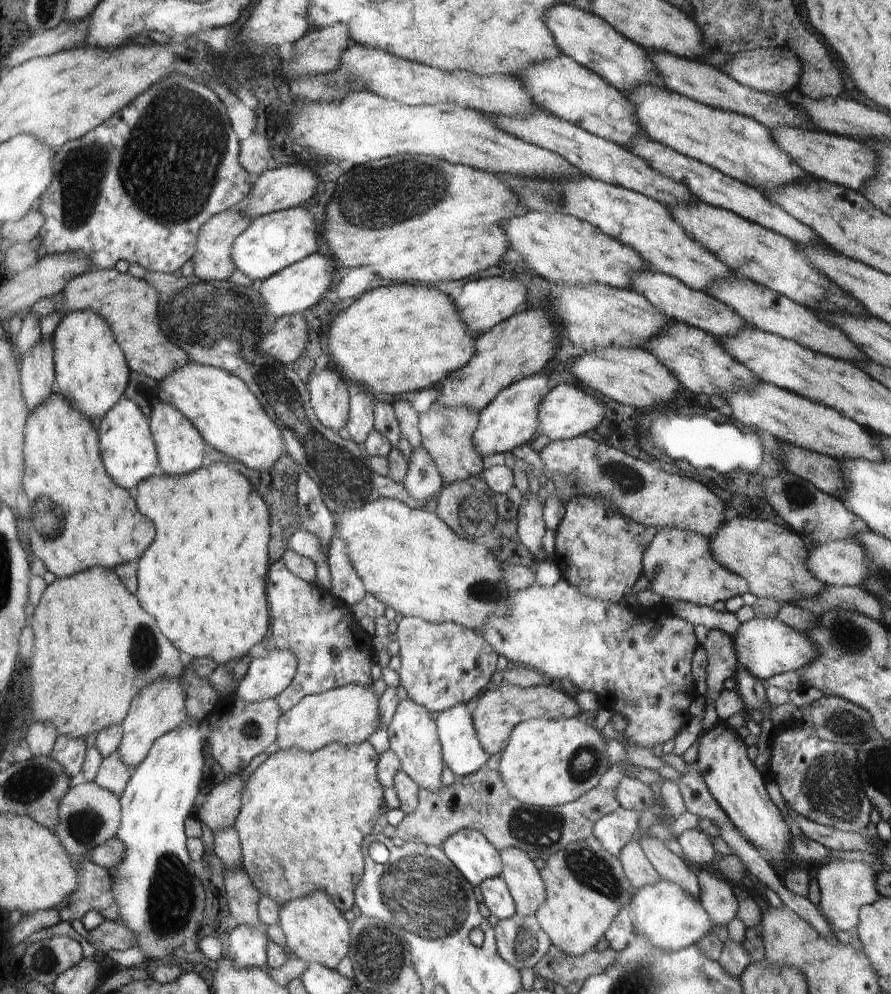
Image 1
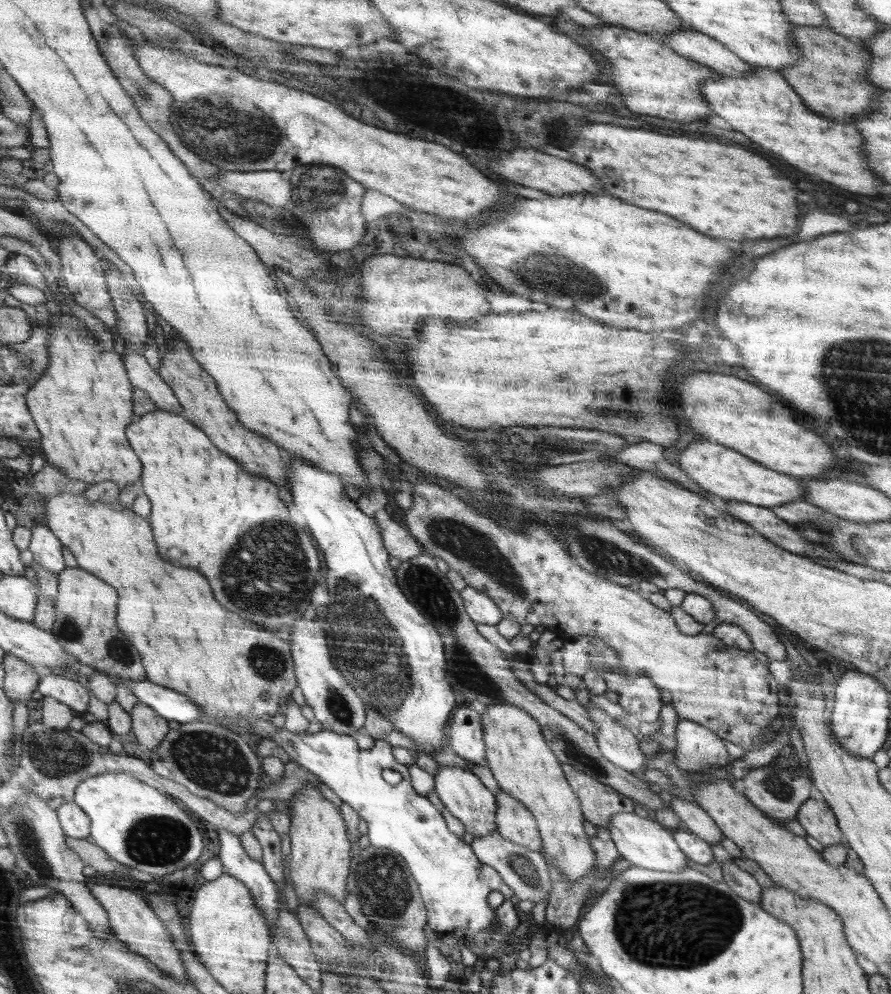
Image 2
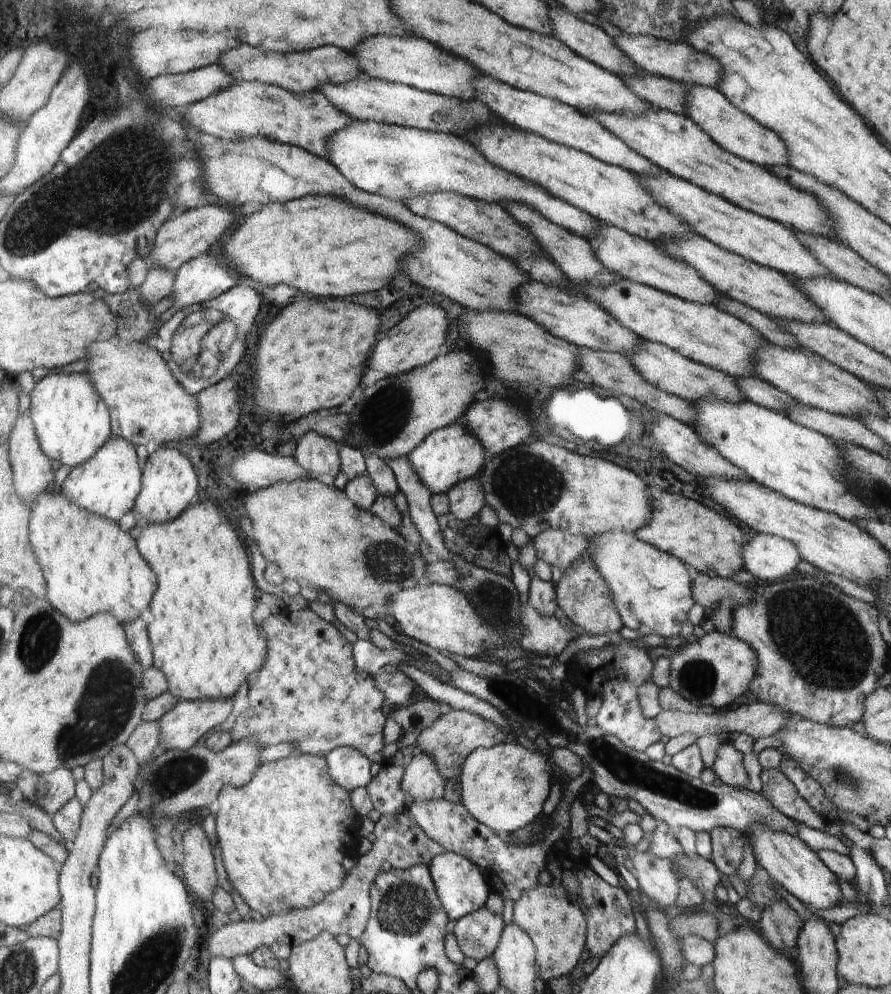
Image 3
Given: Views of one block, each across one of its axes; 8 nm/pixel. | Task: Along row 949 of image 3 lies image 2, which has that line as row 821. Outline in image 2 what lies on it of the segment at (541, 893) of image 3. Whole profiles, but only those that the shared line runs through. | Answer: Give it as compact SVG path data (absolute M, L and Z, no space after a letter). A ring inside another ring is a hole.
M494 702L490 706L486 705L486 710L480 714L480 723L484 729L483 737L487 751L485 764L492 771L499 788L525 803L540 828L543 848L552 858L552 866L556 866L570 884L576 884L580 878L585 877L594 868L594 862L596 862L594 850L590 848L588 834L584 832L584 816L582 816L583 810L580 810L579 795L569 785L568 779L564 778L565 772L561 762L548 746L540 724L526 710L510 702Z

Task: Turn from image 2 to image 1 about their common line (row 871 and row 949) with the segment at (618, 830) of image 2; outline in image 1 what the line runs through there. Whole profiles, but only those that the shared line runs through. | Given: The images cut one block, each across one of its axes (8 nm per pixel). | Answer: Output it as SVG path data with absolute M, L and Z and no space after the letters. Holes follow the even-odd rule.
M660 880L654 886L637 889L632 899L632 912L634 912L633 932L646 936L646 940L650 940L654 948L662 950L682 950L694 945L717 924L706 912L700 898L696 900L694 896L690 896L690 892L684 892L680 886L668 880Z

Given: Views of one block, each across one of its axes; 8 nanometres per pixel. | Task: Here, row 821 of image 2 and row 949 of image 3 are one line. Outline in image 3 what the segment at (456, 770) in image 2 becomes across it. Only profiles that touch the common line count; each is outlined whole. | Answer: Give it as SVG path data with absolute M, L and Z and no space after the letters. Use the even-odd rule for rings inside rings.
M482 907L457 920L454 936L465 958L472 958L479 963L496 952L504 930L502 916Z

